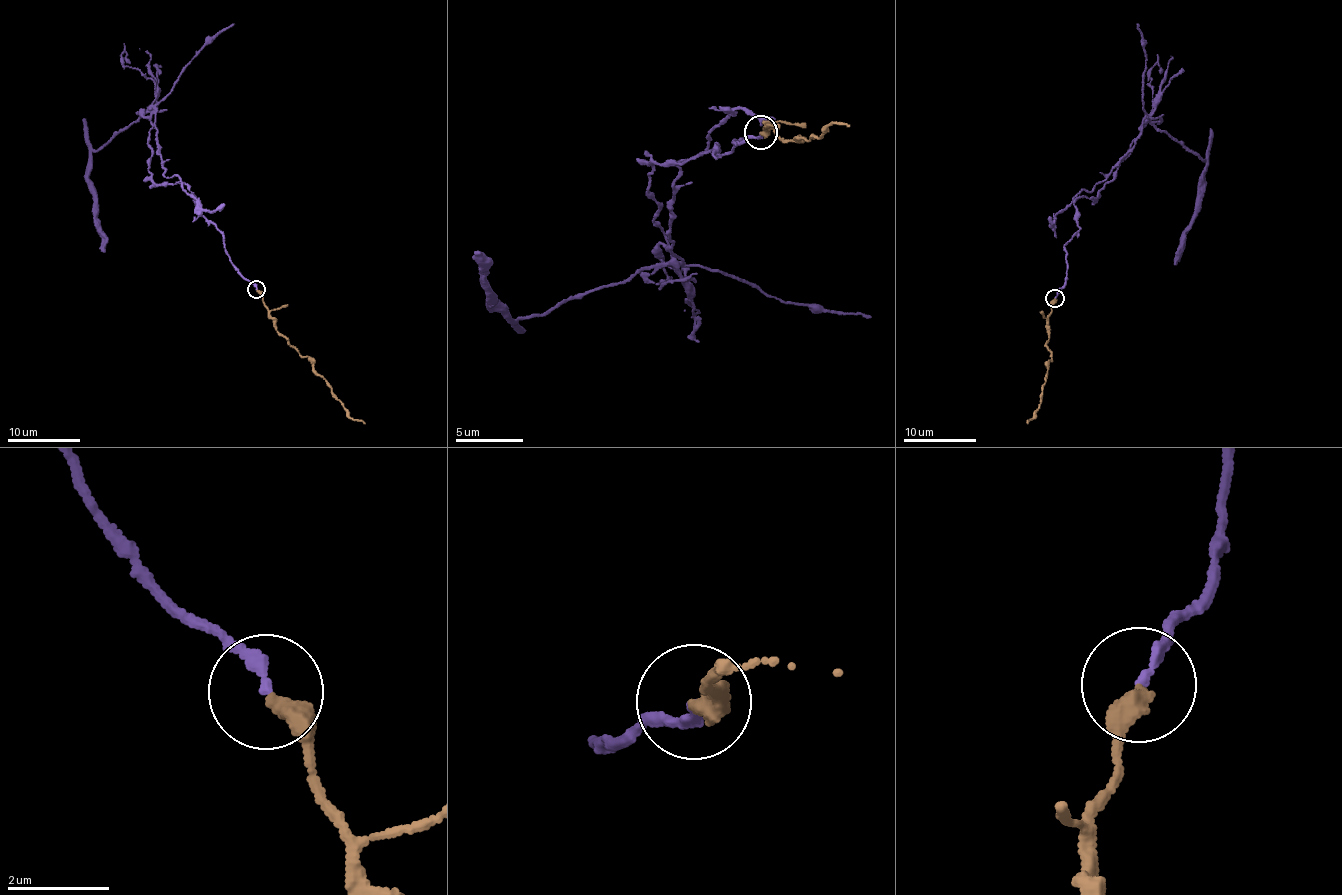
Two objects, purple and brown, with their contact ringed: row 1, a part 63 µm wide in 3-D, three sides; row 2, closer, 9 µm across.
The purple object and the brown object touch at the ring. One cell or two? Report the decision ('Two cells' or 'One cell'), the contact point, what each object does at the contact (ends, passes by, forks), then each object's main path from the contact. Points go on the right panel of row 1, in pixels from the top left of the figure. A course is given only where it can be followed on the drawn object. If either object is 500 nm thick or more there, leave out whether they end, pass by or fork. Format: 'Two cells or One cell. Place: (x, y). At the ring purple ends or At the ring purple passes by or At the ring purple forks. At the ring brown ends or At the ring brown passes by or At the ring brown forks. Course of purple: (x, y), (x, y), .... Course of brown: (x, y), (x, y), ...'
Two cells. Place: (1054, 298). At the ring purple ends. At the ring brown ends. Course of purple: (1055, 298), (1066, 275), (1064, 246), (1080, 228), (1073, 203), (1148, 121), (1206, 162), (1200, 209), (1174, 264). Course of brown: (1055, 298), (1048, 318), (1046, 343), (1051, 358), (1047, 362), (1046, 382), (1040, 408), (1027, 424)

